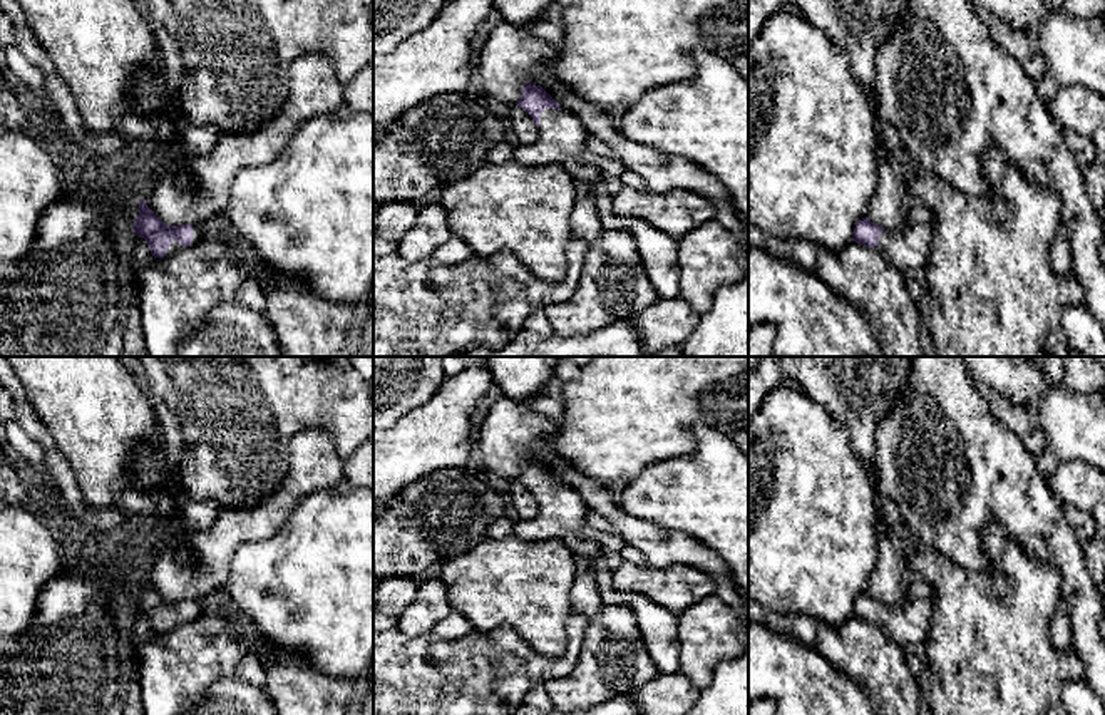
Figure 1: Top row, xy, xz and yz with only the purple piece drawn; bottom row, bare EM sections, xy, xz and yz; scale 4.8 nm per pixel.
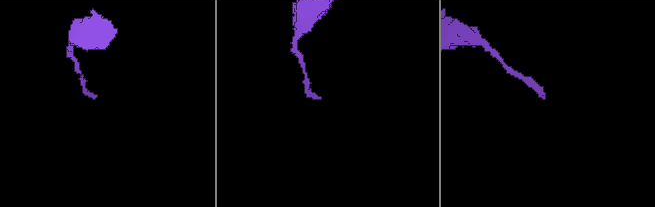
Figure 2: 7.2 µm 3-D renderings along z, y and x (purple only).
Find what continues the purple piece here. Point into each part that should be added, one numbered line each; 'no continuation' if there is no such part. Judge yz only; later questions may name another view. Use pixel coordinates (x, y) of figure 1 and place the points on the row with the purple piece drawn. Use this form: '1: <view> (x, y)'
1: yz (906, 250)

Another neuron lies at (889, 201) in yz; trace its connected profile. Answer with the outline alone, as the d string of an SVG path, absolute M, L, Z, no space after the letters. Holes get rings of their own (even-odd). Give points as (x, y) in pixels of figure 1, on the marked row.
M887 156L877 157L877 183L869 203L867 218L884 229L904 229L909 194L904 176L891 166Z

